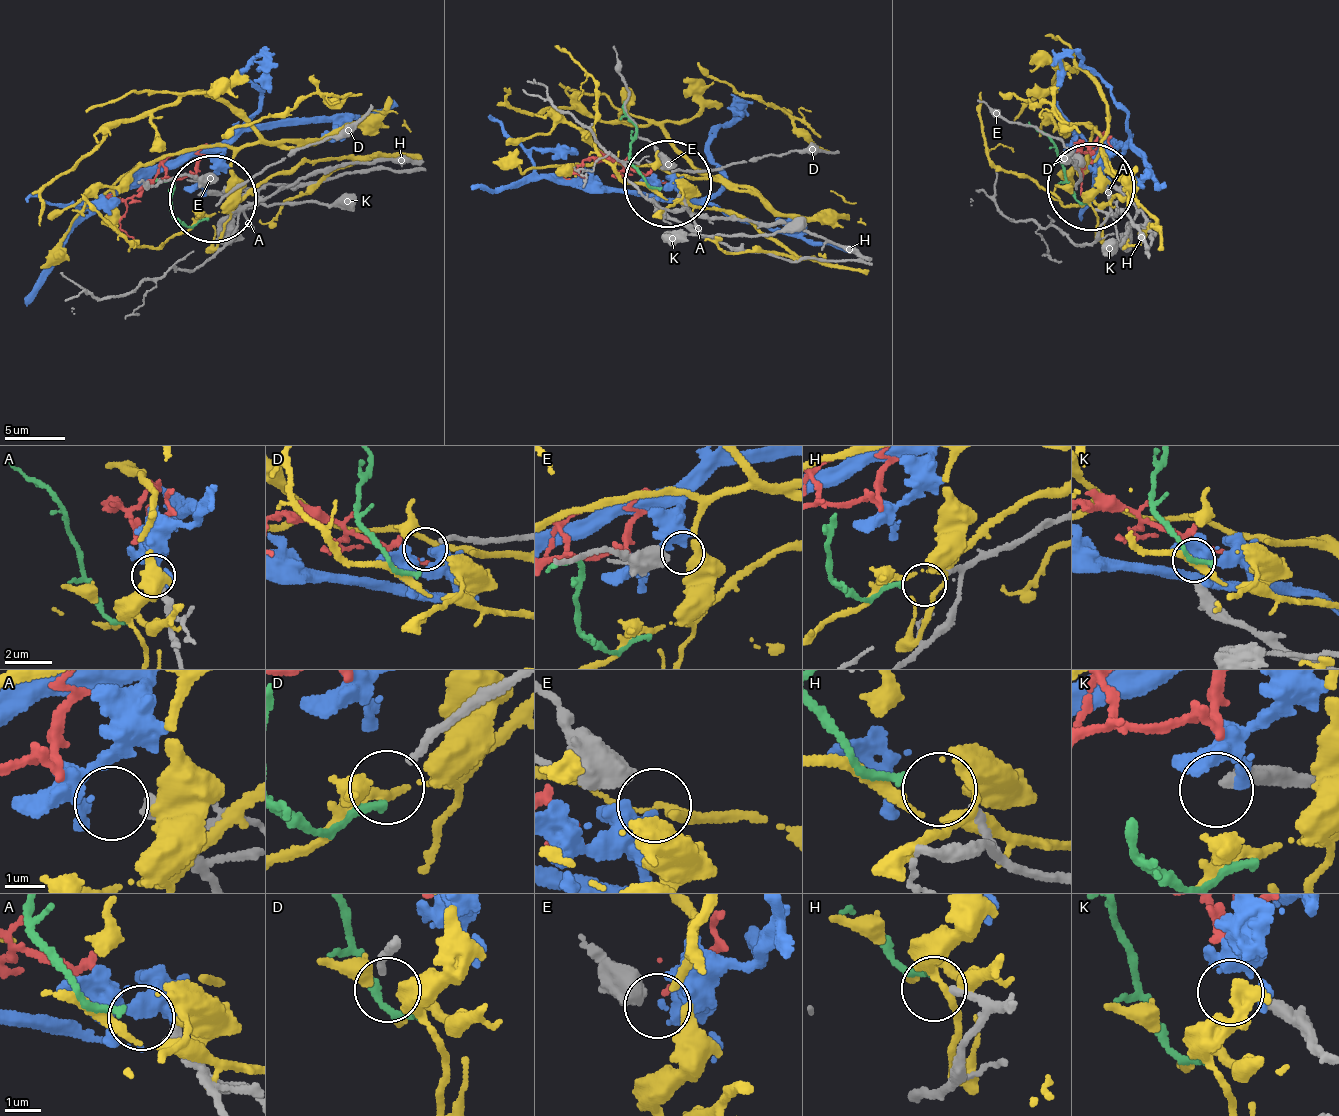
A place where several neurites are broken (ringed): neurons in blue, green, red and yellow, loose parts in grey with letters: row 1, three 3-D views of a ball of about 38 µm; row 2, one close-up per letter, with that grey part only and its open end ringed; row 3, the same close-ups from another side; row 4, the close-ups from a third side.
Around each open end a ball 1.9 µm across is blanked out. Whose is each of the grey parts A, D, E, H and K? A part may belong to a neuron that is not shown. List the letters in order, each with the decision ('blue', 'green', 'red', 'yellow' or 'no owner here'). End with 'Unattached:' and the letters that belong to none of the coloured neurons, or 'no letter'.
A: no owner here
D: no owner here
E: yellow
H: green
K: no owner here
Unattached: A, D, K

